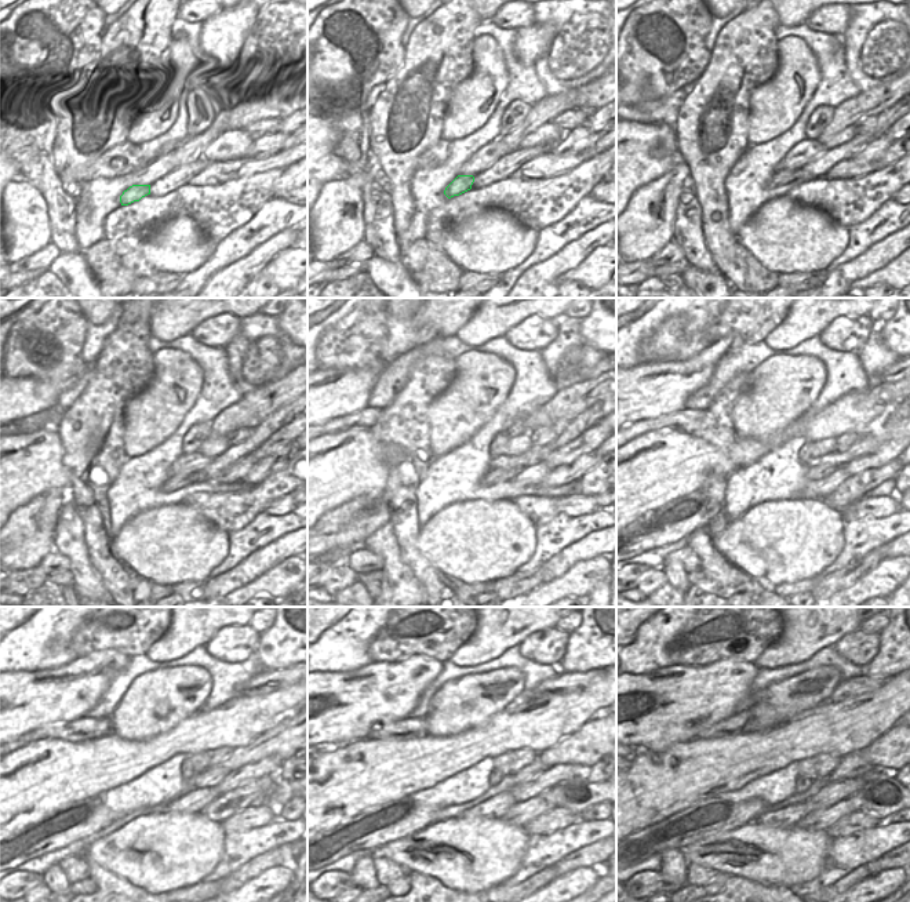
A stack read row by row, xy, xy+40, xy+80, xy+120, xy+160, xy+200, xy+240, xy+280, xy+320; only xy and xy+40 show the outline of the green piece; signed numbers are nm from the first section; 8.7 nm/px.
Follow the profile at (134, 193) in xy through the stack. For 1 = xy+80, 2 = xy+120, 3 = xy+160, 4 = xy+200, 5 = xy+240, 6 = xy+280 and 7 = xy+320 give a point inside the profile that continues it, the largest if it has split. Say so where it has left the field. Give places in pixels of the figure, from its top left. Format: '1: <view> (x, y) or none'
1: xy+80 (783, 177)
2: xy+120 (181, 480)
3: xy+160 (501, 475)
4: xy+200 (814, 473)
5: xy+240 (211, 777)
6: xy+280 (528, 773)
7: xy+320 (852, 764)

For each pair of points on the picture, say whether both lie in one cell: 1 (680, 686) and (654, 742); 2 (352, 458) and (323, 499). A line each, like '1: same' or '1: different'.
1: same
2: same

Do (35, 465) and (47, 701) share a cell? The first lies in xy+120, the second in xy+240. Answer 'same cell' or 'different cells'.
different cells

